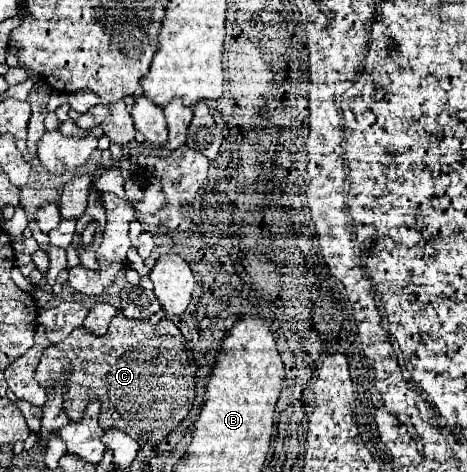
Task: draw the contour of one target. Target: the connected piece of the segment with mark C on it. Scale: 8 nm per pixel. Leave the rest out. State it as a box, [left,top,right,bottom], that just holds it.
[35,310,223,446]

